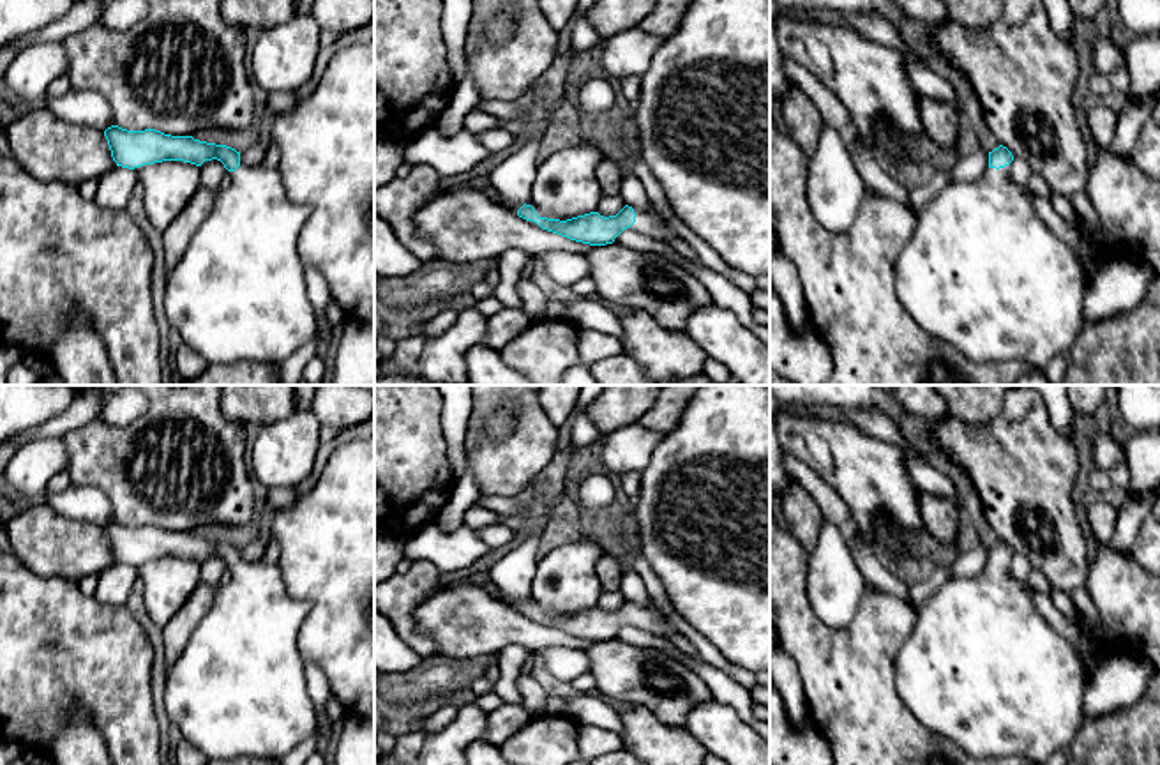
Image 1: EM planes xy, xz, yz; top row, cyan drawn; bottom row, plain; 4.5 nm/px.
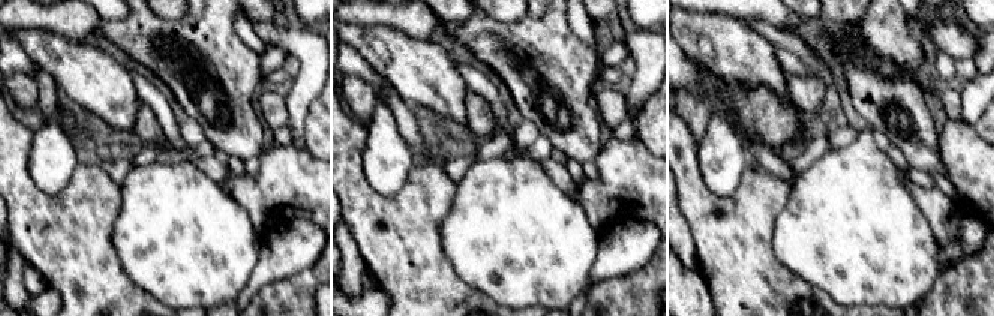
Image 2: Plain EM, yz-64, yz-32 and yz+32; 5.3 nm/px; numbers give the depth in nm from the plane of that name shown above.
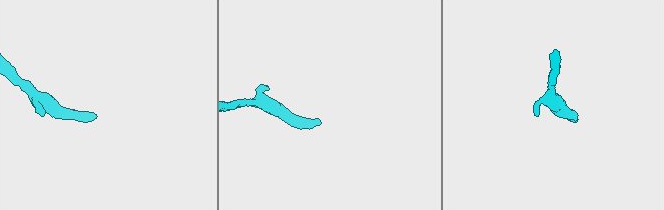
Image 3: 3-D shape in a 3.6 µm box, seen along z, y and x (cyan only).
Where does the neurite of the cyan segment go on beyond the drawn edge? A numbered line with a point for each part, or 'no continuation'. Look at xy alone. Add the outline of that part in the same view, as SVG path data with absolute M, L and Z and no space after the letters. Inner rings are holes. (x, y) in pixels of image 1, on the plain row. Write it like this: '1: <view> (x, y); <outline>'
1: xy (237, 689); M238 562L228 571L231 578L219 585L212 608L166 670L166 714L207 760L277 761L318 731L297 648L307 606L288 595L275 564Z

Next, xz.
1: xz (650, 619); M653 601L648 606L634 604L636 618L632 624L646 632L667 638L667 631L662 627L667 620L664 608L657 606Z

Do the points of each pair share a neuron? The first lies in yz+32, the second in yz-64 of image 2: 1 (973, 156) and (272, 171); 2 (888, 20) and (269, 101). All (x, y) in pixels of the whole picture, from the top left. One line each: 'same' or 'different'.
1: same
2: different

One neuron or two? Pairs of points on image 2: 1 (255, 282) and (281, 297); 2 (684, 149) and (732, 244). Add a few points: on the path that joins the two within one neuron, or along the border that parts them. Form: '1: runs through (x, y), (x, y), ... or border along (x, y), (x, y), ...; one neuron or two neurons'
1: border along (296, 273), (269, 280), (249, 300); two neurons
2: runs through (687, 172), (694, 199), (714, 220); one neuron

